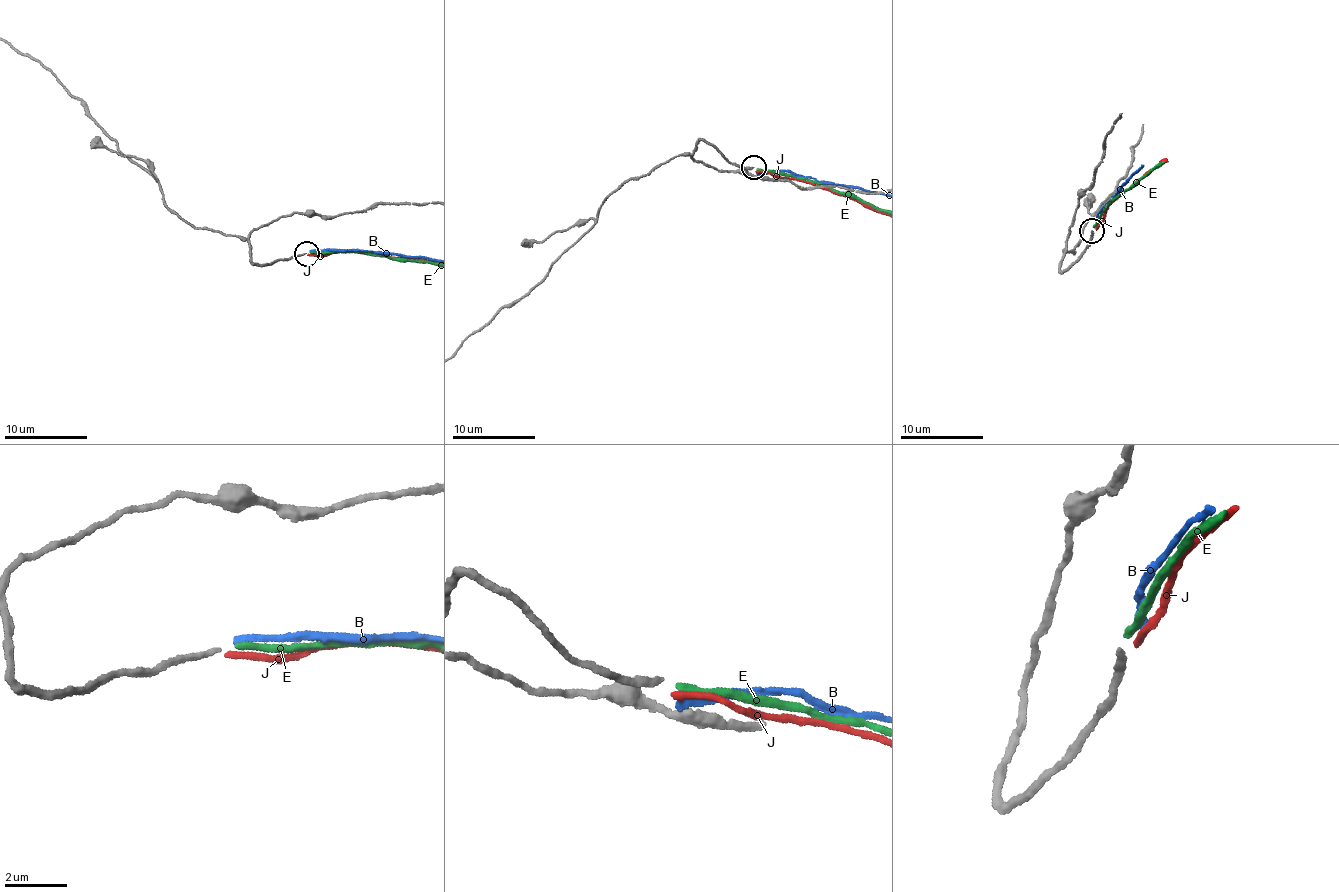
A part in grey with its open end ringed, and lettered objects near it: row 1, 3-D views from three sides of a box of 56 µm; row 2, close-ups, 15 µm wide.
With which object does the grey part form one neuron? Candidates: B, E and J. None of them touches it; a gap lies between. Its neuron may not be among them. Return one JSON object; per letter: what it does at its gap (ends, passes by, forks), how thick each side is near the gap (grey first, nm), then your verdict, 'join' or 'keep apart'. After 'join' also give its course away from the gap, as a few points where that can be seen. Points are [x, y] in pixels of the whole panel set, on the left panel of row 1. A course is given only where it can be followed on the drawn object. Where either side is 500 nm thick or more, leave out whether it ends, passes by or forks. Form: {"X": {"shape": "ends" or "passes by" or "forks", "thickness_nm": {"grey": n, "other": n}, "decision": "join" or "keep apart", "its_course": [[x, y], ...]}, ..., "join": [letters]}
{"B": {"shape": "ends", "thickness_nm": {"grey": 170, "other": 240}, "decision": "keep apart"}, "E": {"shape": "ends", "thickness_nm": {"grey": 170, "other": 200}, "decision": "join"}, "J": {"shape": "ends", "thickness_nm": {"grey": 170, "other": 220}, "decision": "keep apart"}, "join": ["E"]}

